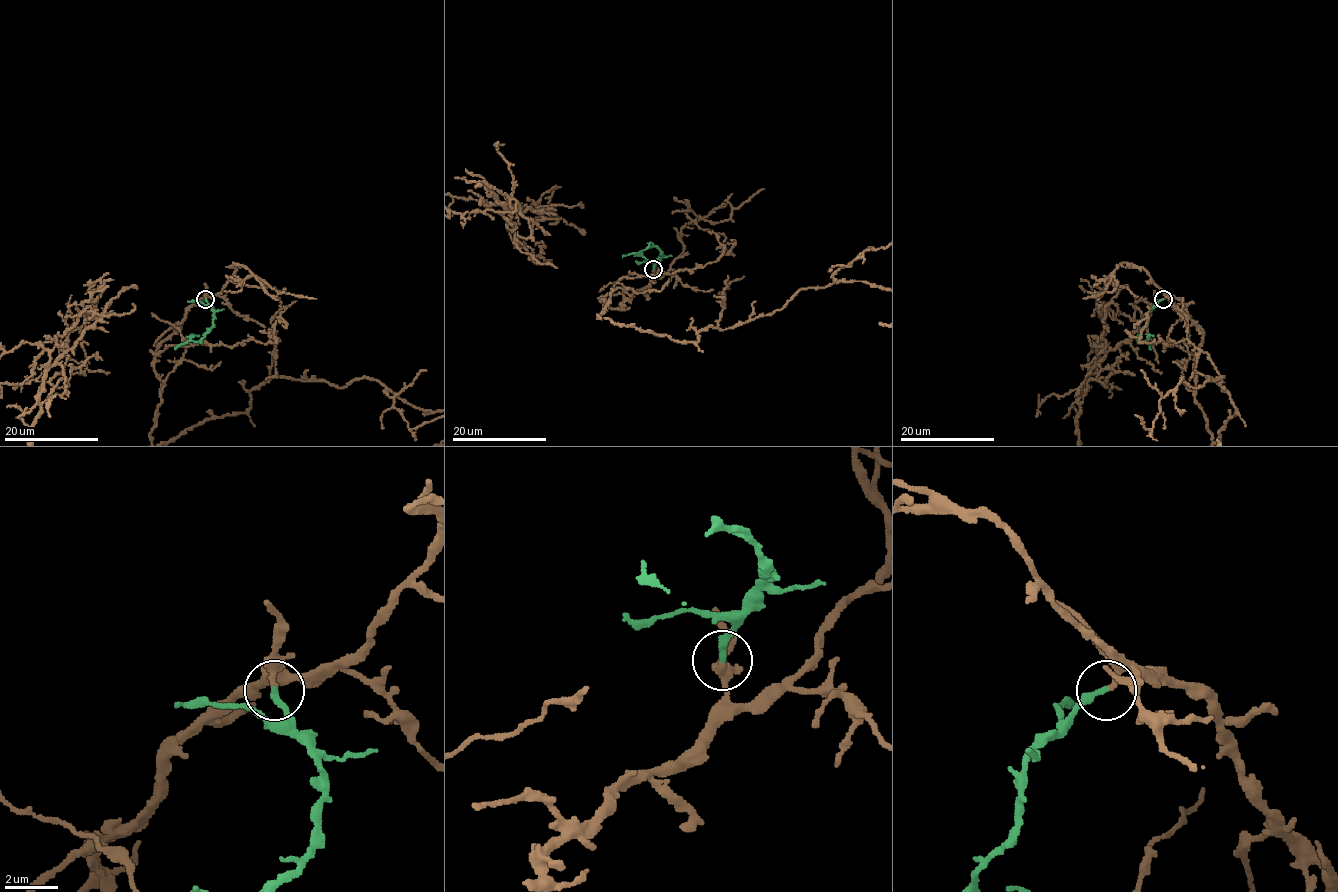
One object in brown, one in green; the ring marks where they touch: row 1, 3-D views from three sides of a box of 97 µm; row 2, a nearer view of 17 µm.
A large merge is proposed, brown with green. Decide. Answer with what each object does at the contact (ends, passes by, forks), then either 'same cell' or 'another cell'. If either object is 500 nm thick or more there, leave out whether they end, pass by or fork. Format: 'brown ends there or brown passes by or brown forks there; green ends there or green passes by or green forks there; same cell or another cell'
brown passes by; green ends there; same cell

